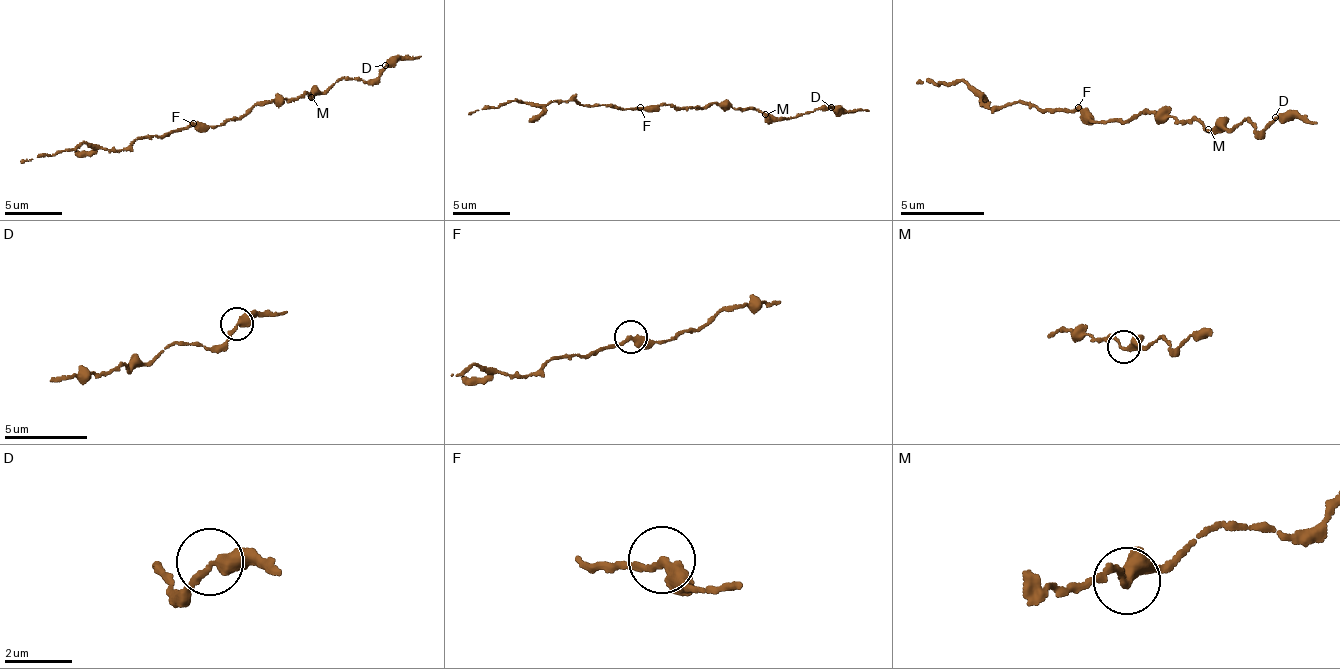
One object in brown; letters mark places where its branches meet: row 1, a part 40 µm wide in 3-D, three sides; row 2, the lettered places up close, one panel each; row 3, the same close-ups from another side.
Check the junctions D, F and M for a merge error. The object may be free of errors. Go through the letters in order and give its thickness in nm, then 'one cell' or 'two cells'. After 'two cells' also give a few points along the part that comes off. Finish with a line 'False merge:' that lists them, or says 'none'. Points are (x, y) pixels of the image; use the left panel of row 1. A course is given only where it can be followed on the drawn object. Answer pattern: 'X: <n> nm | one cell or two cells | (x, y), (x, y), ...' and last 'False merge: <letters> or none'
D: 320 nm | one cell
F: 320 nm | one cell
M: 300 nm | one cell
False merge: none

